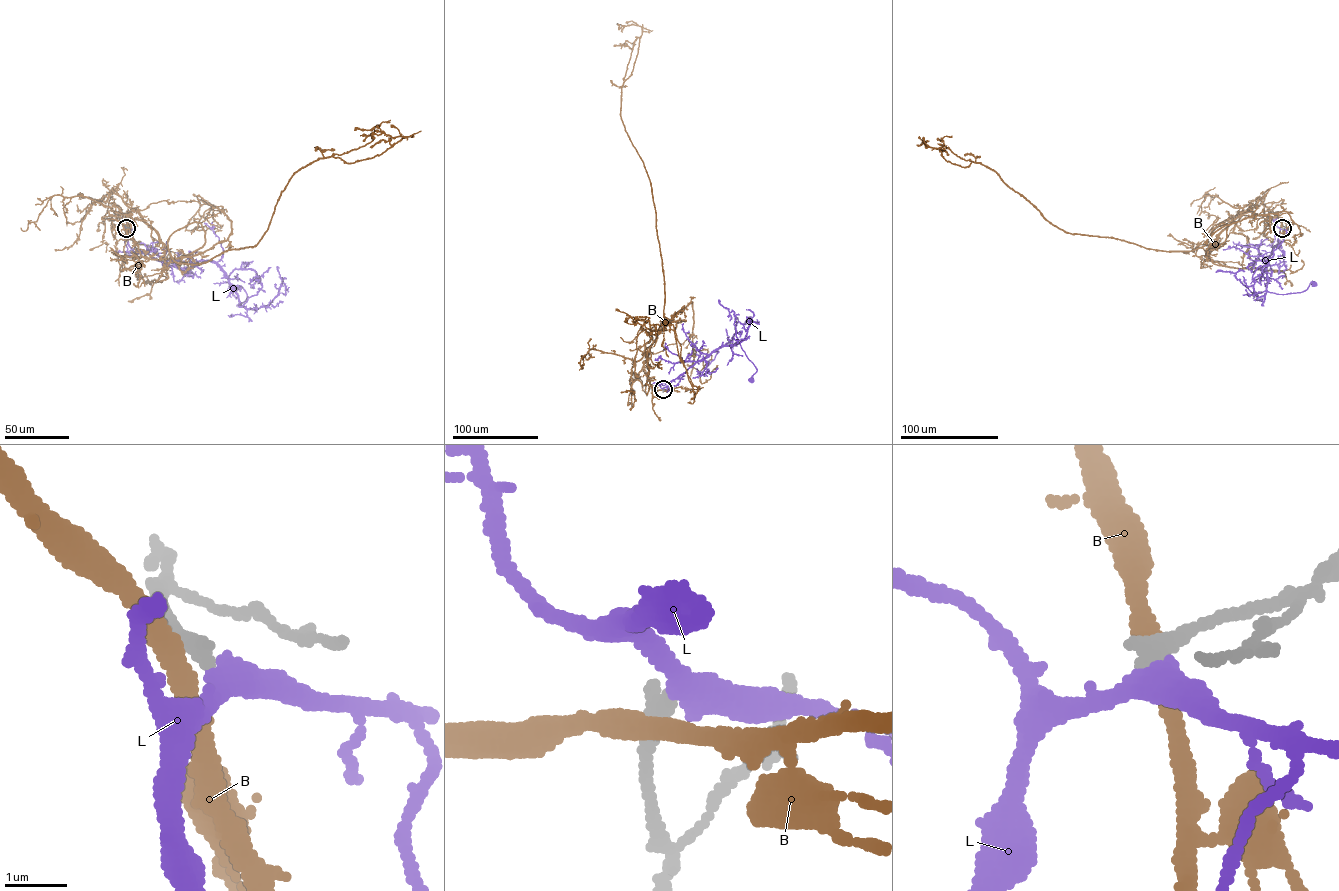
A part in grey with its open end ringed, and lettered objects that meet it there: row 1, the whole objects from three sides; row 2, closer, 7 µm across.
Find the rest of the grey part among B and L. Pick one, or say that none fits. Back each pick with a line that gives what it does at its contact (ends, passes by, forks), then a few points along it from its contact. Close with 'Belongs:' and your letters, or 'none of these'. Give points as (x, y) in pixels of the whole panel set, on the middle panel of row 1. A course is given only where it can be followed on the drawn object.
L: it passes by; course (663, 389), (713, 351), (738, 343), (757, 370), (751, 380)
Belongs: L

